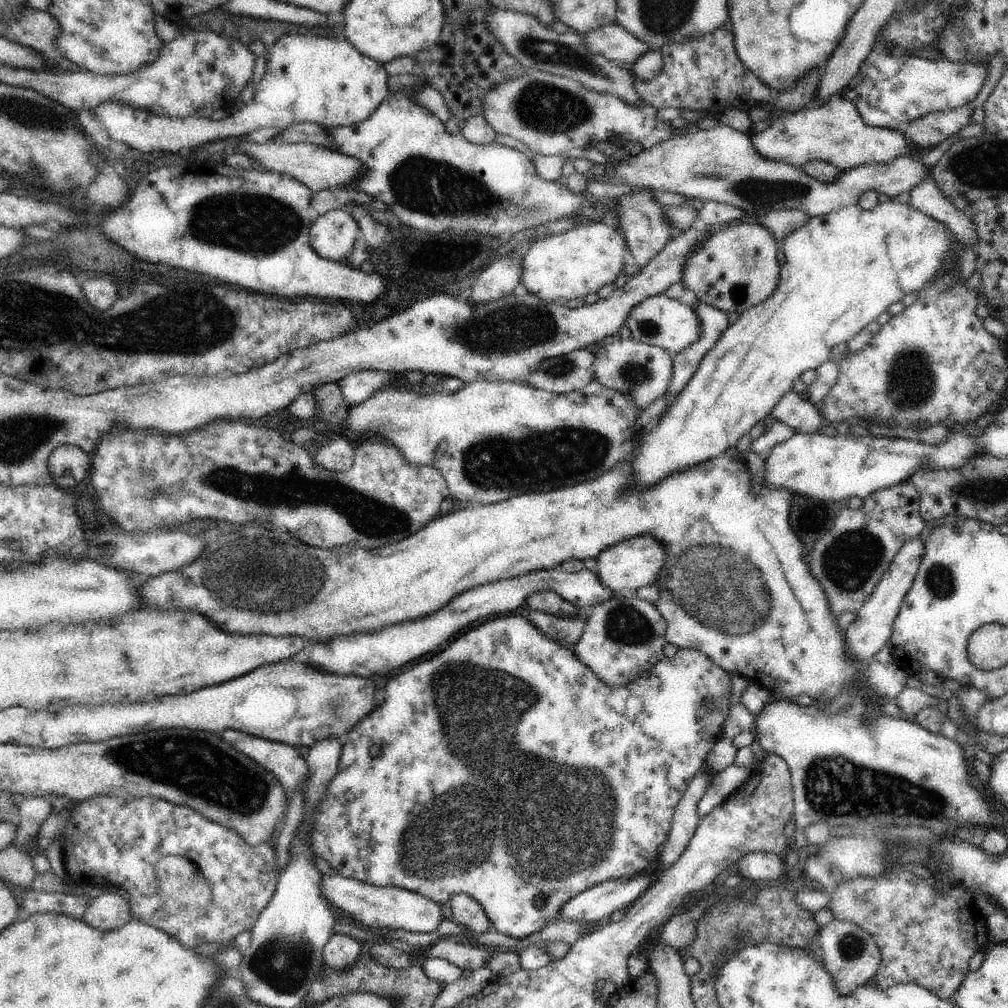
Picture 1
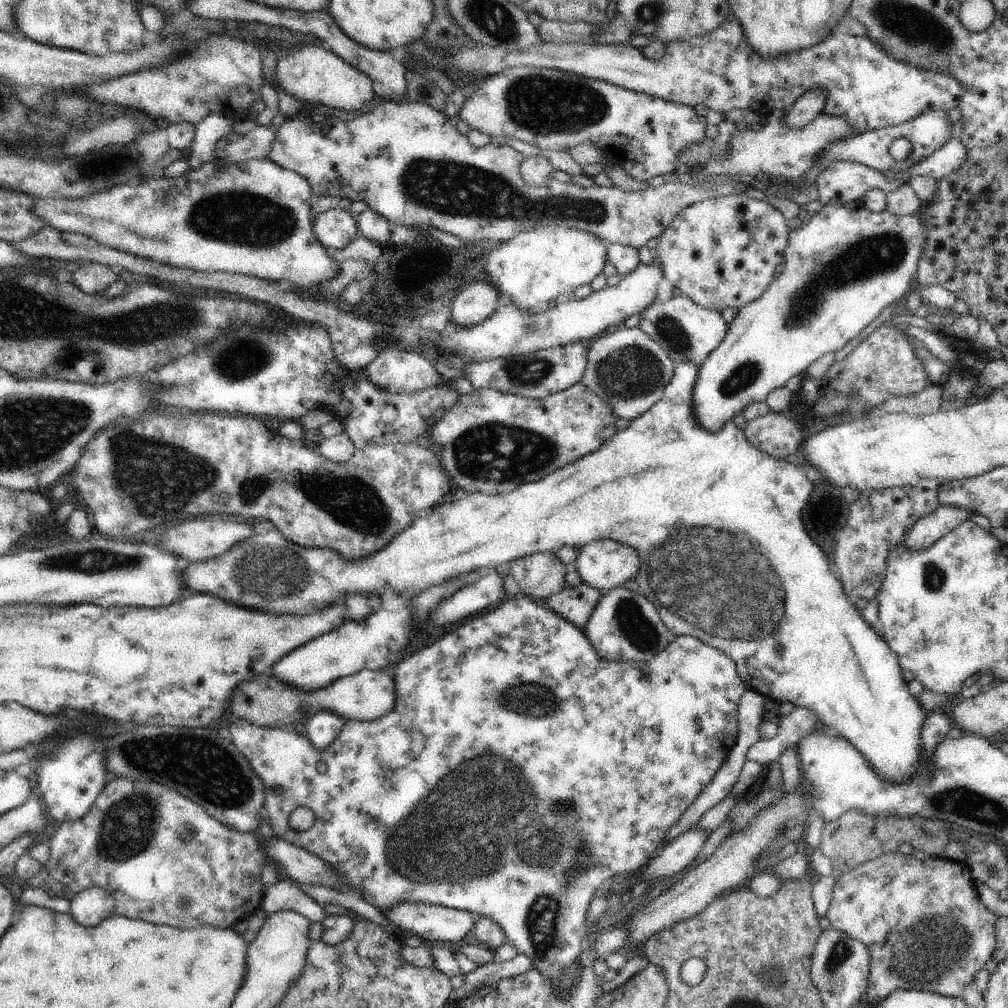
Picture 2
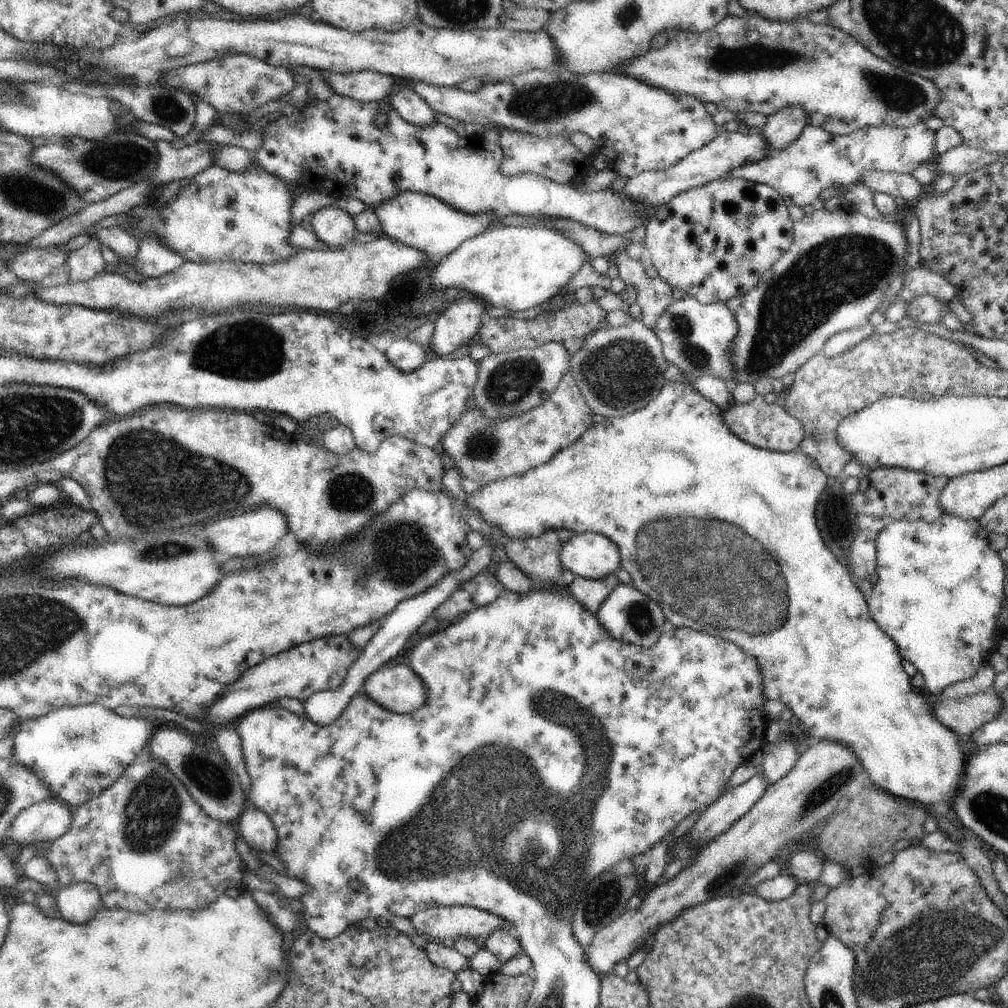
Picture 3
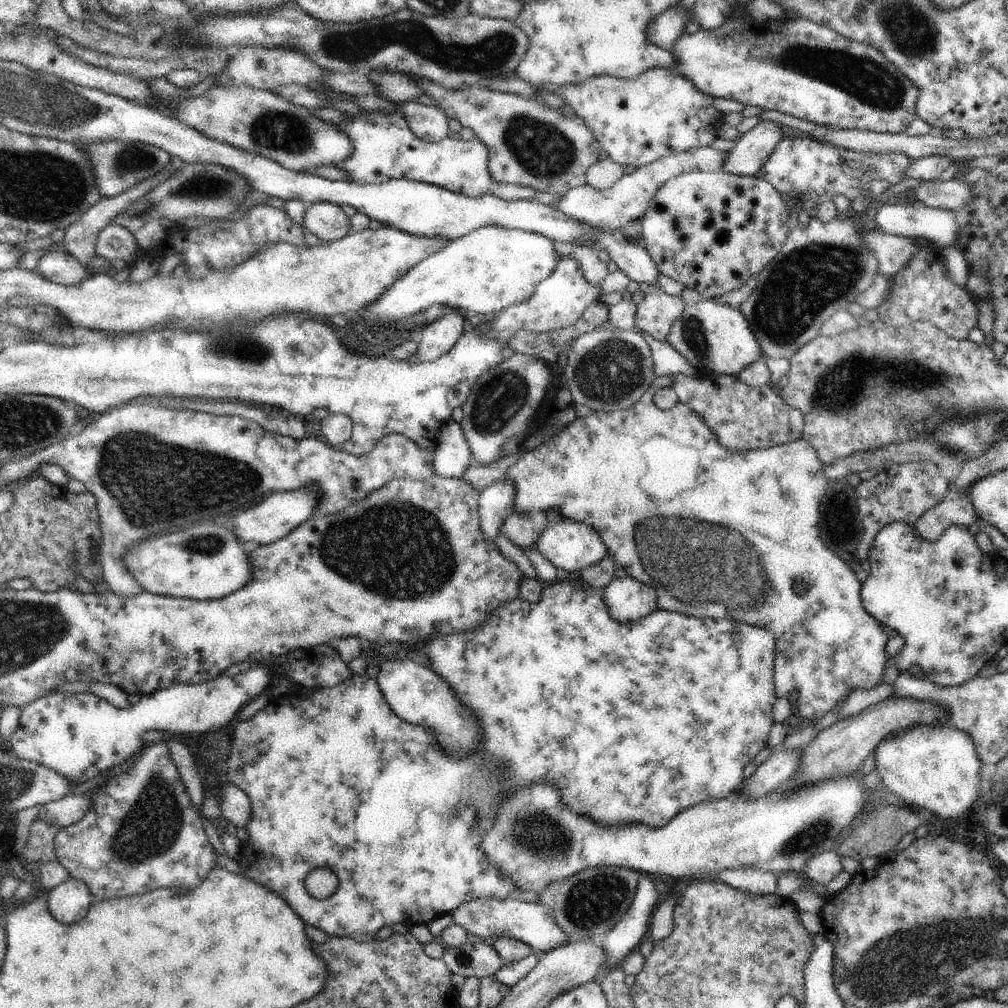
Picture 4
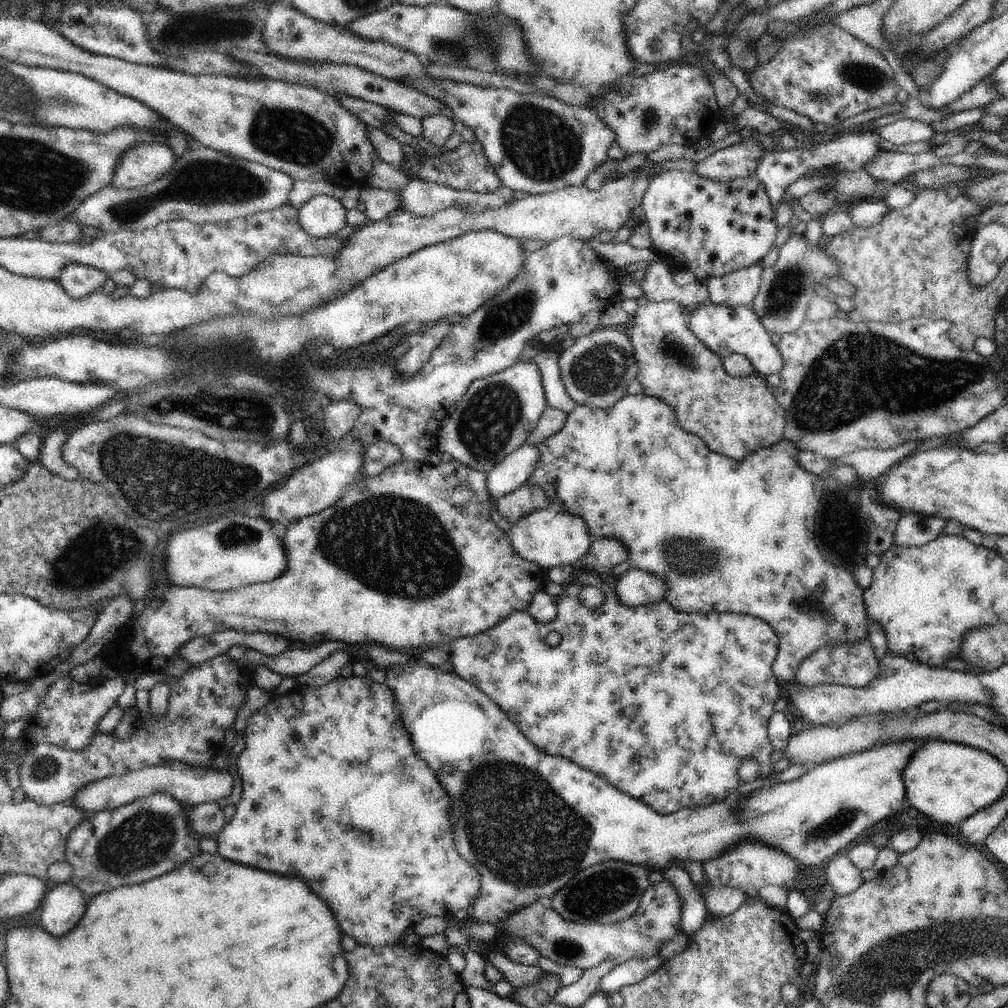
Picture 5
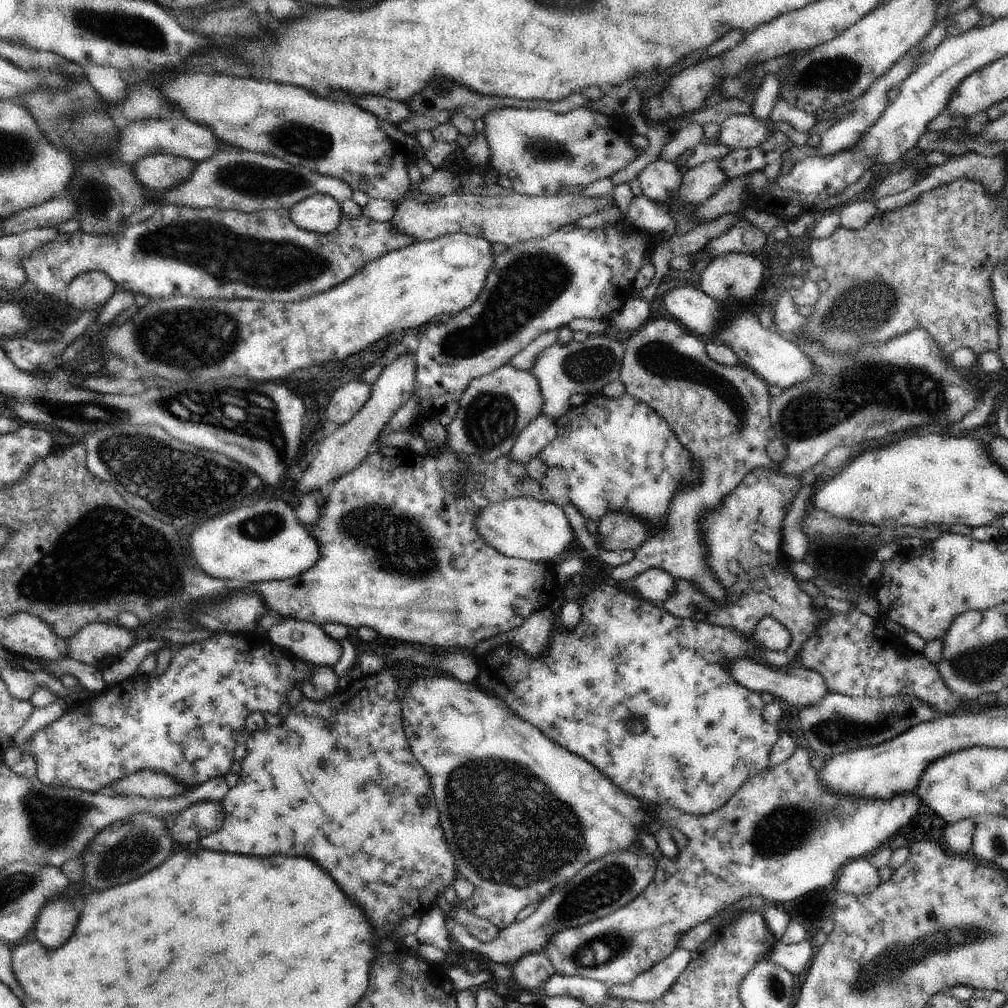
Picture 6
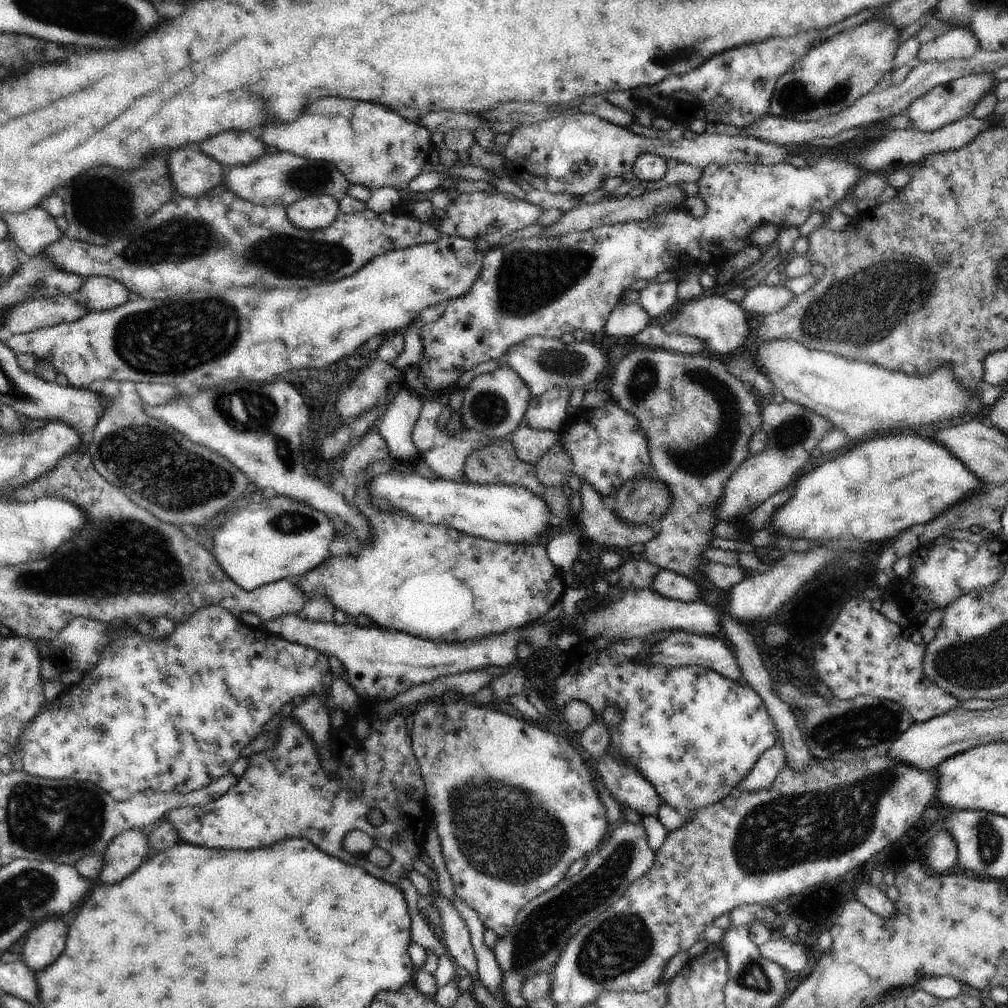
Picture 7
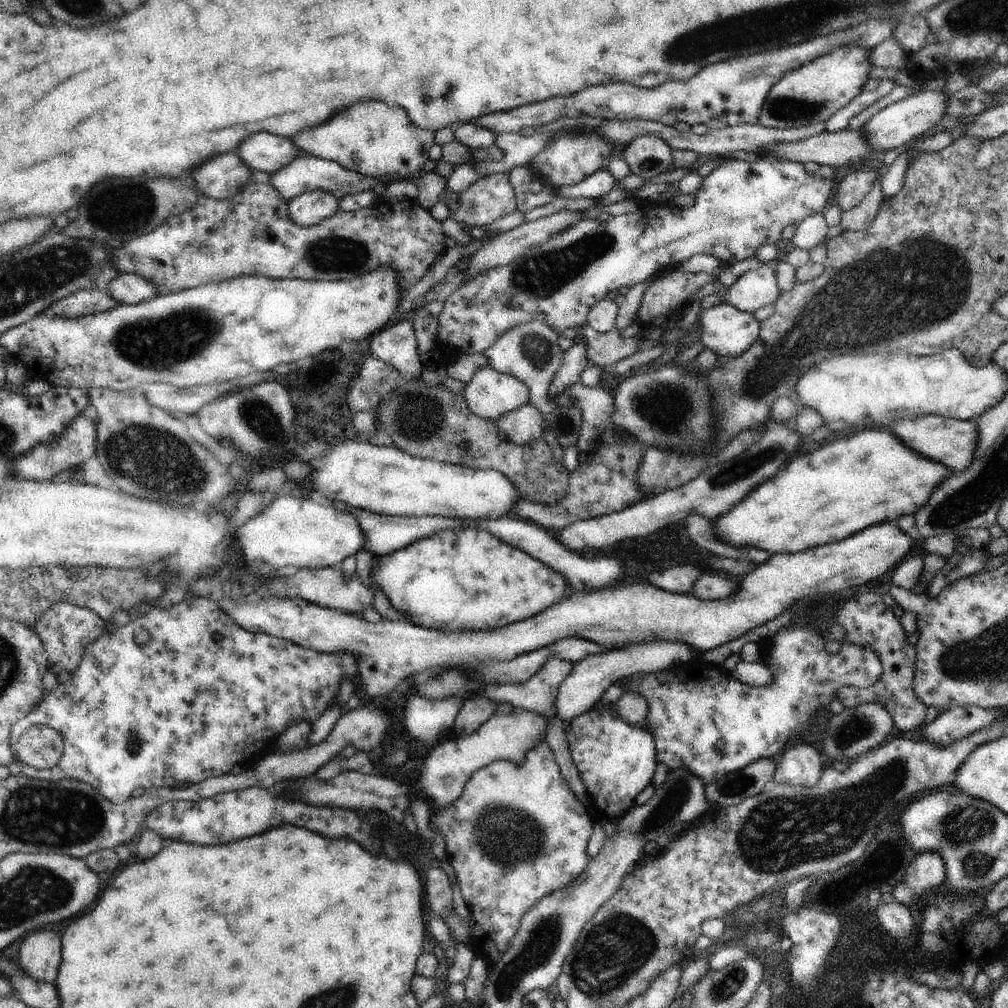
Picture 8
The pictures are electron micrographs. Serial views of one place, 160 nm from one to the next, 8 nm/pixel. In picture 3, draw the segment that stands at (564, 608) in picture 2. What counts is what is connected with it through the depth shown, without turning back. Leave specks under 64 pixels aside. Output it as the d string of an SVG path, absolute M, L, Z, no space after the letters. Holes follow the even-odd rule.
M617 573L609 574L600 580L575 575L572 583L568 585L568 592L569 596L575 598L588 612L596 615L600 605L618 585Z

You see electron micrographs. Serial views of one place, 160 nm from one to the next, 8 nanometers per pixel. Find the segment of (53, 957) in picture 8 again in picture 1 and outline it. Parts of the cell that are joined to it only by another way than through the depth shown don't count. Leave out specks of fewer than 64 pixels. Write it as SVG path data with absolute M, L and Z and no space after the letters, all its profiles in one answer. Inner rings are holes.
M102 892L89 904L82 920L98 930L113 931L134 918L126 899L115 892Z

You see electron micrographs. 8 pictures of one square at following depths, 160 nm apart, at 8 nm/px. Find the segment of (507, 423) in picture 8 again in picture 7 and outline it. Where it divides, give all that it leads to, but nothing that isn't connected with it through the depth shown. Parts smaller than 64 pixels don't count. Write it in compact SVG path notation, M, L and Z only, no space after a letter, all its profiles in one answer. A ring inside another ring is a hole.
M523 420L510 439L515 446L517 457L522 462L536 465L549 448L559 442L559 437L559 433L530 428Z

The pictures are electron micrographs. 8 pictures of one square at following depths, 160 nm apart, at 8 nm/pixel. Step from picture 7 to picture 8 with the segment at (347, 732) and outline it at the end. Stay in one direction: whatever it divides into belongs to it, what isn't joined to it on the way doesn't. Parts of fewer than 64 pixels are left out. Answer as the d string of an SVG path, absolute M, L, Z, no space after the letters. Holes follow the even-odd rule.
M284 779L268 788L256 786L241 791L220 793L199 803L170 800L145 818L144 829L158 832L163 839L170 838L181 843L228 844L256 836L260 832L268 832L268 828L278 828L280 824L294 824L334 840L354 838L356 842L360 842L362 848L368 848L368 852L382 852L382 846L372 836L370 824L362 820L356 812L348 812L348 808L340 810L330 806L312 806L304 800L287 797L286 794L295 780L300 779Z

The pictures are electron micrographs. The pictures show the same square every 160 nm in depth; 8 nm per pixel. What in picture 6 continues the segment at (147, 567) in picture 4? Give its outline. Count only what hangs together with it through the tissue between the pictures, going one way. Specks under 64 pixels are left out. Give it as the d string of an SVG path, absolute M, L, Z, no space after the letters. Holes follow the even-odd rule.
M282 500L258 502L250 508L238 508L230 514L216 516L190 536L190 550L196 564L215 579L236 579L243 583L283 581L298 576L316 564L317 540L311 537L310 526L299 521L295 509Z

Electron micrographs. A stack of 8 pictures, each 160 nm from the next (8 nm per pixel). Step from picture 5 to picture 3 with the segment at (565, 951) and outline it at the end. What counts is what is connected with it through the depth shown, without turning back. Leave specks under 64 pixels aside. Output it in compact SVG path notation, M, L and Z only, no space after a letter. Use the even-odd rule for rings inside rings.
M450 905L447 907L432 907L415 912L410 918L410 922L415 926L418 934L431 940L442 941L445 938L457 939L462 936L470 939L487 936L494 930L500 928L508 929L508 922L502 917L496 916L491 912L471 907Z

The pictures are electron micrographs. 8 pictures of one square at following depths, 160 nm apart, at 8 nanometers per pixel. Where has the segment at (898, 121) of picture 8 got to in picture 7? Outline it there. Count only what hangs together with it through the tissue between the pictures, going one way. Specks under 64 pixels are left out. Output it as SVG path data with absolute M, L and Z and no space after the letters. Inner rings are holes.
M974 73L954 79L946 84L938 85L913 100L909 108L905 110L906 114L914 121L915 125L912 129L930 132L970 115L978 101L991 91L994 91L998 83L999 81L992 73Z

